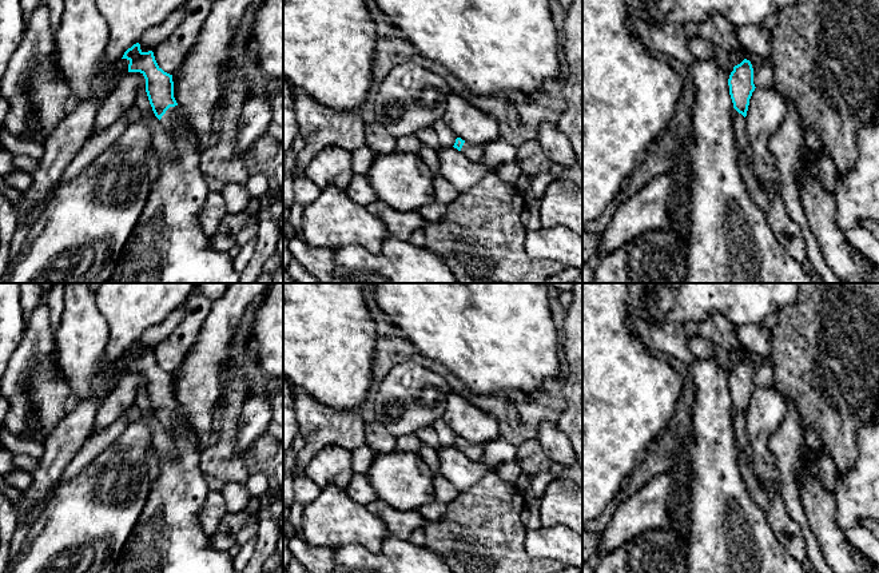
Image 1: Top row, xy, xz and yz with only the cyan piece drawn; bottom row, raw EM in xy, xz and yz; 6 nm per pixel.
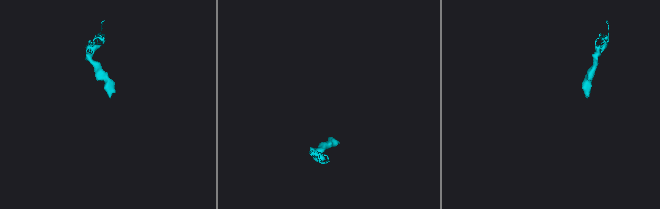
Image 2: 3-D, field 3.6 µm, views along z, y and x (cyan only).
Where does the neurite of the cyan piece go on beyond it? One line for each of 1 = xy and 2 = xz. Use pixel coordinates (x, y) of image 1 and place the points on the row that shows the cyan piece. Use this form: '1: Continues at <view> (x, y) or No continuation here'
1: Continues at xy (166, 120)
2: Continues at xz (474, 152)

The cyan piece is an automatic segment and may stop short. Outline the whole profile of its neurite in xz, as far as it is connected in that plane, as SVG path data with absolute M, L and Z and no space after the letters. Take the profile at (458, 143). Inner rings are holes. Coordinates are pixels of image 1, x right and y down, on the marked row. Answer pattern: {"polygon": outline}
{"polygon": "M457 138L453 147L461 151L470 160L482 160L484 158L485 146L476 146Z"}

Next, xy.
{"polygon": "M136 43L122 59L127 59L128 72L140 72L146 79L146 92L155 116L168 135L172 135L172 116L180 110L174 98L172 75L164 72L156 63L154 52L143 52Z"}

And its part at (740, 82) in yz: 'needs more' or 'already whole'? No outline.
already whole

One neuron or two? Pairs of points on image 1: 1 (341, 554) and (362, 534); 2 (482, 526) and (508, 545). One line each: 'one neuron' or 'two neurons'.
1: two neurons
2: one neuron

